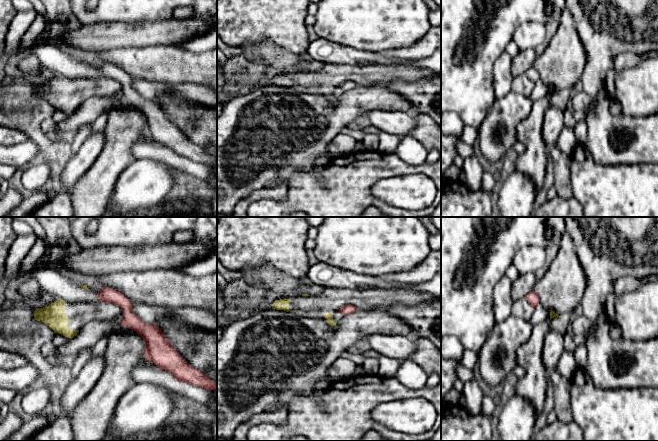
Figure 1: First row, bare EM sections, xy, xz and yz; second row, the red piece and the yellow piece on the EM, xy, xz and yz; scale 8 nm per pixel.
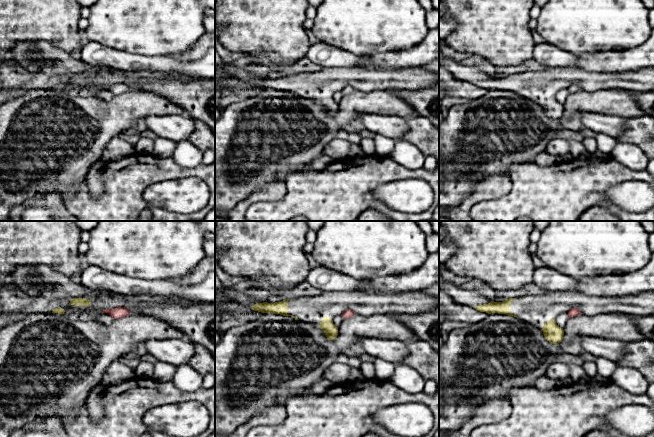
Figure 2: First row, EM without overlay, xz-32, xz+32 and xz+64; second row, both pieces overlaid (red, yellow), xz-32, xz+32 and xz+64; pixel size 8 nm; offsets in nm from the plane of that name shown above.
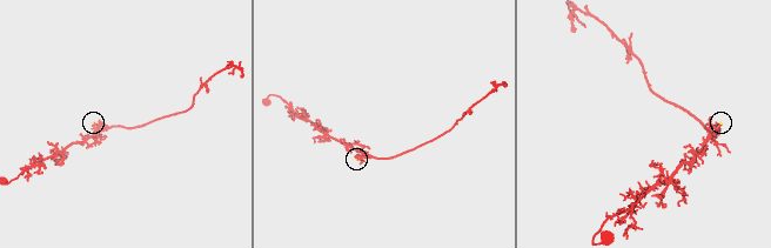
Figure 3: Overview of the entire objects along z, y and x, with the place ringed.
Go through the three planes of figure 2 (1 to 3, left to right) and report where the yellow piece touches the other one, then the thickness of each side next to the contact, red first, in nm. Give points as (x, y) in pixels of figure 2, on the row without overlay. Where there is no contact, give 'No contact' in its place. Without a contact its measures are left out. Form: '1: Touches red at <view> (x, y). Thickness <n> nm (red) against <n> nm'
1: No contact
2: No contact
3: No contact

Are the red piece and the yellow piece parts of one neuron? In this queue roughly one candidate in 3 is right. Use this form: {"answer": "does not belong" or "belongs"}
{"answer": "does not belong"}

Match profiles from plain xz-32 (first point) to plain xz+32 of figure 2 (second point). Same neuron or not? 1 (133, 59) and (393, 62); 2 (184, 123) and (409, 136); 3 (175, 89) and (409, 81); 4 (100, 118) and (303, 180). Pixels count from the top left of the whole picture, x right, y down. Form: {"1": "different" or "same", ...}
{"1": "different", "2": "different", "3": "different", "4": "different"}

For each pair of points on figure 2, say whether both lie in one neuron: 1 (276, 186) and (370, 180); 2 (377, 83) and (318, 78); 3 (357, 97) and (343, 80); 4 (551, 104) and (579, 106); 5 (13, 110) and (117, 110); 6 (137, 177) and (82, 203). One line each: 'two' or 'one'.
1: two
2: one
3: two
4: two
5: one
6: one

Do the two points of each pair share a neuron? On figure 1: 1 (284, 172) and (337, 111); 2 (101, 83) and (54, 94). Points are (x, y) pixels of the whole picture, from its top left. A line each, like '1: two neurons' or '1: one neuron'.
1: one neuron
2: one neuron

